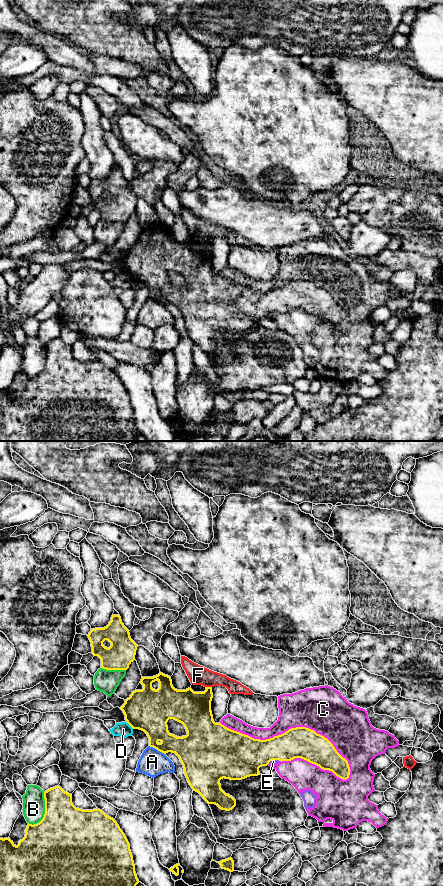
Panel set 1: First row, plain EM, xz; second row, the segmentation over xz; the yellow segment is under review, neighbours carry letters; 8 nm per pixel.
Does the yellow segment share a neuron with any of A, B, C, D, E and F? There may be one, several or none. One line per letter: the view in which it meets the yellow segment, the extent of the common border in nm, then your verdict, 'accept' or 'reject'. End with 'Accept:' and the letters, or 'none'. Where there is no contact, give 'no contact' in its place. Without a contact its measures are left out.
A: xz | 150 nm | reject
B: xz | 300 nm | reject
C: xz | 1150 nm | reject
D: xz | 80 nm | reject
E: xz | 120 nm | reject
F: xz | 50 nm | reject
Accept: none

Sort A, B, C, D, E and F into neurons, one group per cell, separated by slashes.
A / B / C E / D / F

